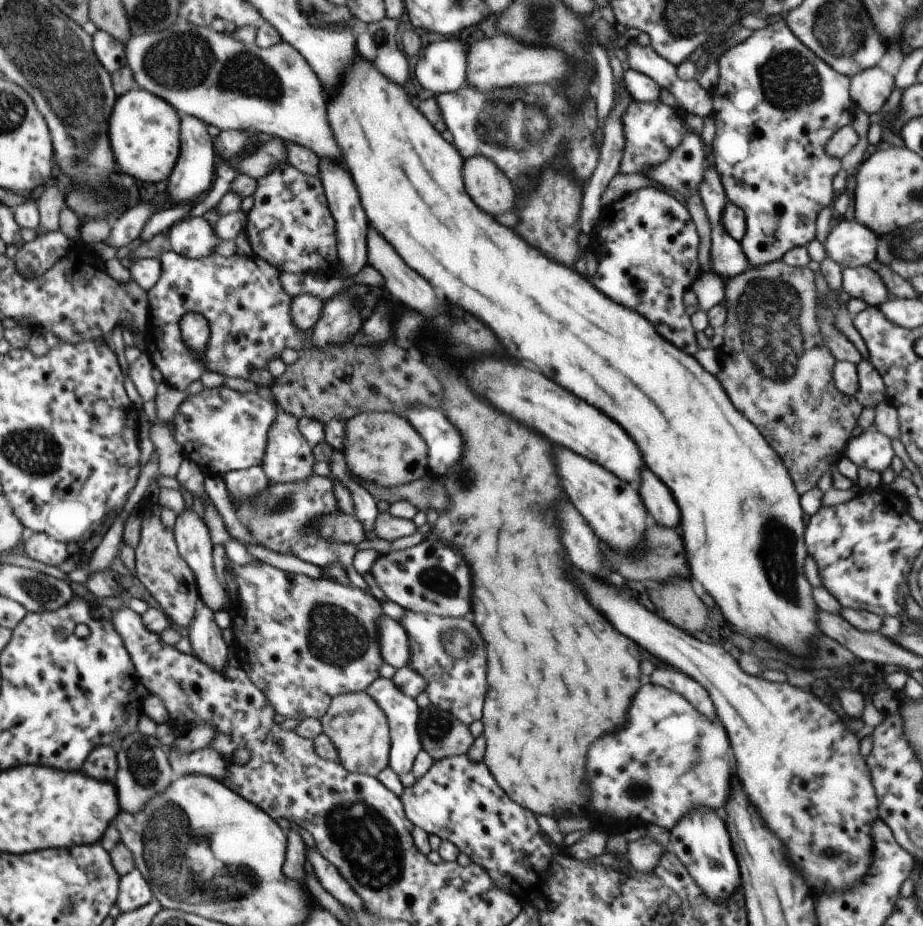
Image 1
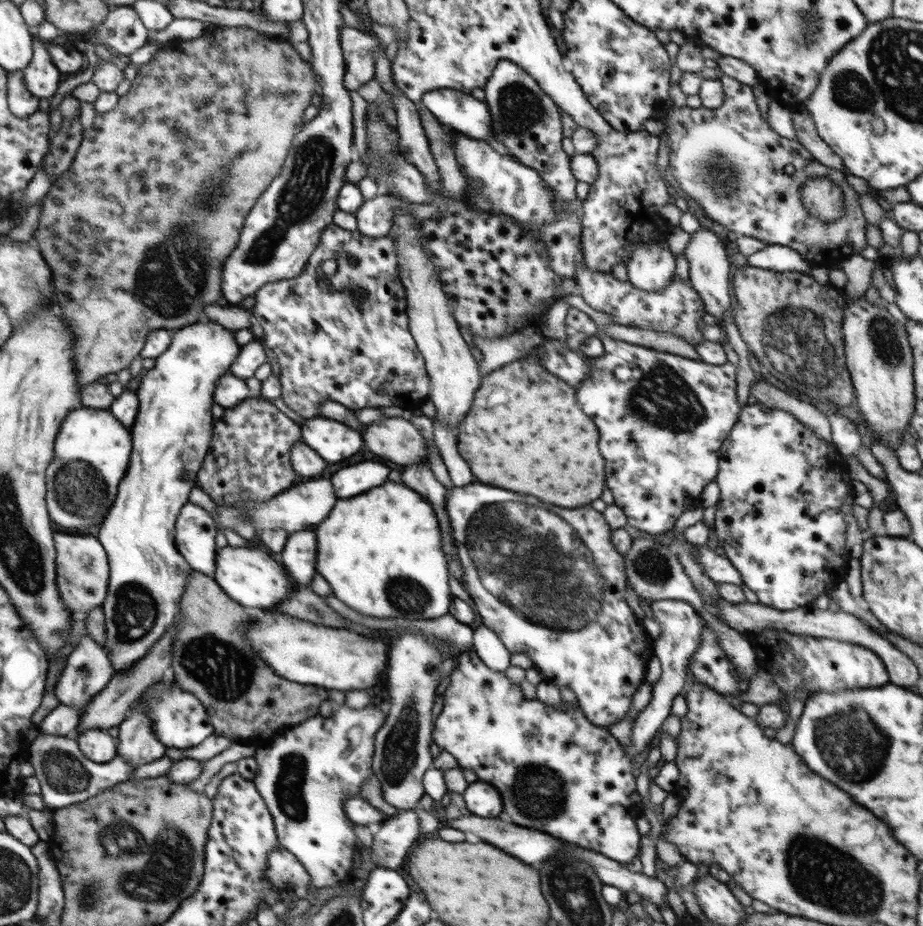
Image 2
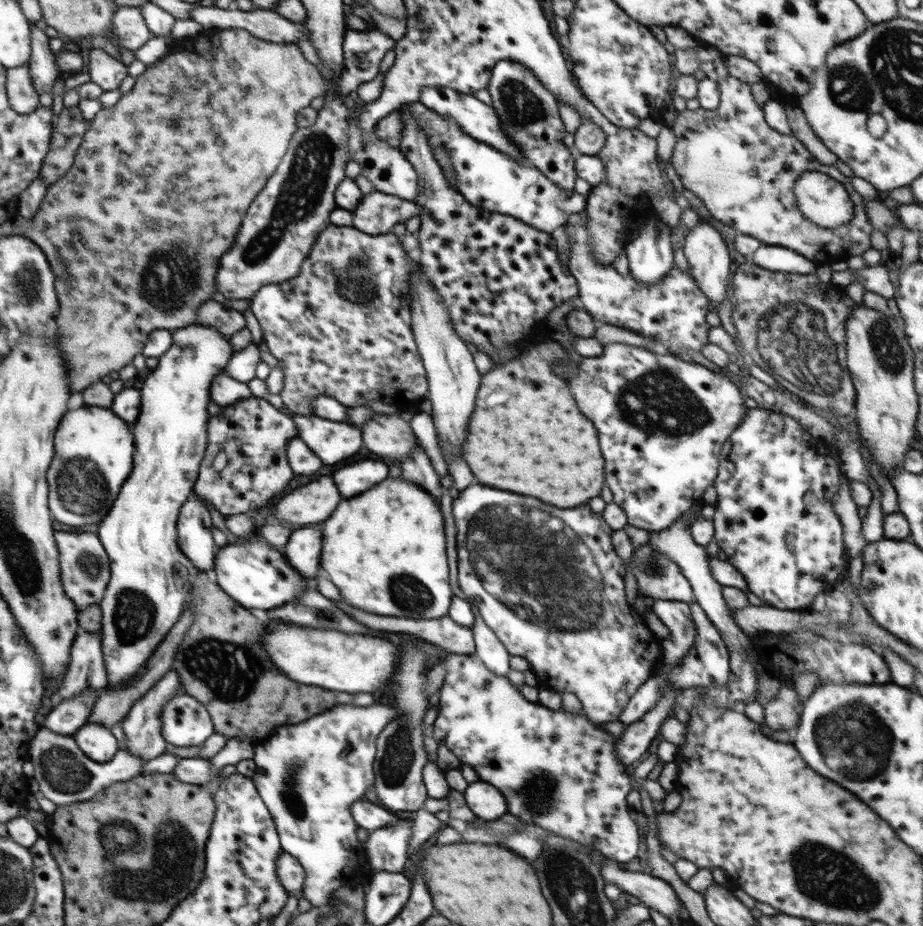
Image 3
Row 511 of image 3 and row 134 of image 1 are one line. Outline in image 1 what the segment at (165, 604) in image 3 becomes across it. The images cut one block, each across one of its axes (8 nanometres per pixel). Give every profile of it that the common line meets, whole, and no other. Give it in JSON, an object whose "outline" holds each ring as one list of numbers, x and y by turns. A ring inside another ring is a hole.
{"outline":[[147,89,129,90,116,100,116,108,110,120,111,147,116,162,130,176,144,182,162,182,175,168,178,154,182,154,182,125,176,108,163,97]]}

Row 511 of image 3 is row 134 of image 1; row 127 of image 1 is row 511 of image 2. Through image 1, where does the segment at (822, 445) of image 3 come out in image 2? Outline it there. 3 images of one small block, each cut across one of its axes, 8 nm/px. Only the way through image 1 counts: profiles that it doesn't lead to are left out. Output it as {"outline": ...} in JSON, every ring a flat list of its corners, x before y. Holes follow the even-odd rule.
{"outline":[[762,403,753,405,744,405,738,415,738,421,725,437,719,453,719,469,715,481,720,489,720,498,715,512,715,521,713,529,718,537,719,551,725,555,728,560,738,569,741,574,741,580,745,586,754,591,760,604,770,606,778,610,794,610,800,607,812,607,813,603,822,595,828,595,830,591,847,576,850,554,846,546,846,515,842,511,844,500,854,499,854,487,852,487,852,478,845,473,846,464,842,461,843,457,836,452,835,445,826,441,816,434,812,427,808,427,796,419,794,414,778,407,767,407]]}

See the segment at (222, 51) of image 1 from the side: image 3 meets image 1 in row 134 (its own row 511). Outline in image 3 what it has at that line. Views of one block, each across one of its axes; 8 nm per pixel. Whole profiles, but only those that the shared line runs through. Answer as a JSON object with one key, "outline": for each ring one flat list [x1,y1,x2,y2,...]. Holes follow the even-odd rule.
{"outline":[[322,475,316,476,318,480,309,479,306,485,302,485,292,492,284,495,282,499,278,502,277,505,274,505,272,509,272,514,267,517,262,517,261,515,257,516,255,513,252,513,256,517,256,528,259,531,259,528,264,526,271,518,284,519,286,522,291,524,293,530,298,530,299,528,306,527,309,525,315,525,316,523,323,523,328,516,336,510,336,507,340,502,342,502,342,496,340,496,340,491,332,476]]}

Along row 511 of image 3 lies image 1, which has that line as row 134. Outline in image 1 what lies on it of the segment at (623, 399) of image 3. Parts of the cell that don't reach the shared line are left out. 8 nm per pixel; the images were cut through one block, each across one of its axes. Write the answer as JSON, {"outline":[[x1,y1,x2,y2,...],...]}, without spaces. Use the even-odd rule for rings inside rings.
{"outline":[[634,99,630,102,628,110,622,116,622,126,624,126,624,152,619,172,622,174,646,174,647,171,668,160,668,156,680,146,684,136,688,133,684,126,684,113,681,109,675,109,662,101,640,102]]}

